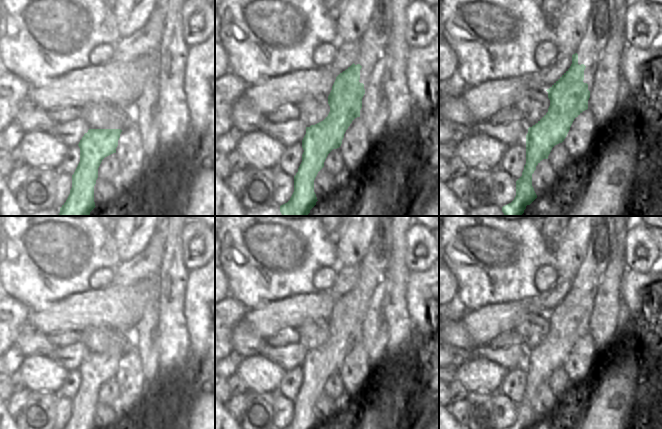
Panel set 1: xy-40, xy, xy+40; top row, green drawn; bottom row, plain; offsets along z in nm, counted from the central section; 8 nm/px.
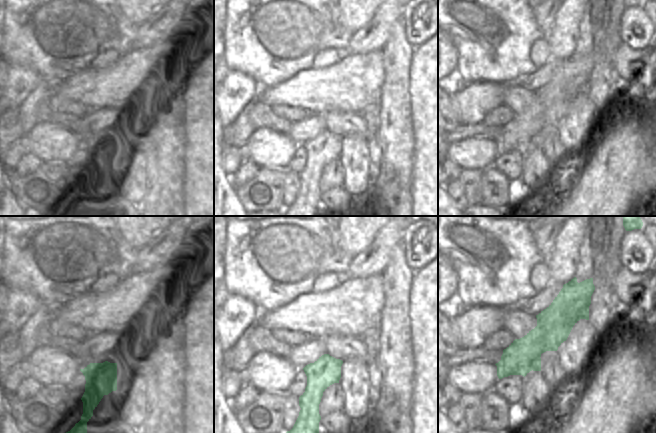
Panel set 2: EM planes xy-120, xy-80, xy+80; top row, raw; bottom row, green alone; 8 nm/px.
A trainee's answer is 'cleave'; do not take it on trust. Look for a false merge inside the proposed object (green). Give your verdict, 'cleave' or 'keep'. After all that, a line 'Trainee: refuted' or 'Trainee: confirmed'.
cleave
Trainee: confirmed

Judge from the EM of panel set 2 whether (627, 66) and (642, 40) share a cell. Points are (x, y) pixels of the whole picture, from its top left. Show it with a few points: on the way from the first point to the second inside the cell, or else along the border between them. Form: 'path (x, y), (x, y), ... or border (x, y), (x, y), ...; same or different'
border (623, 42), (632, 48), (645, 49); different

